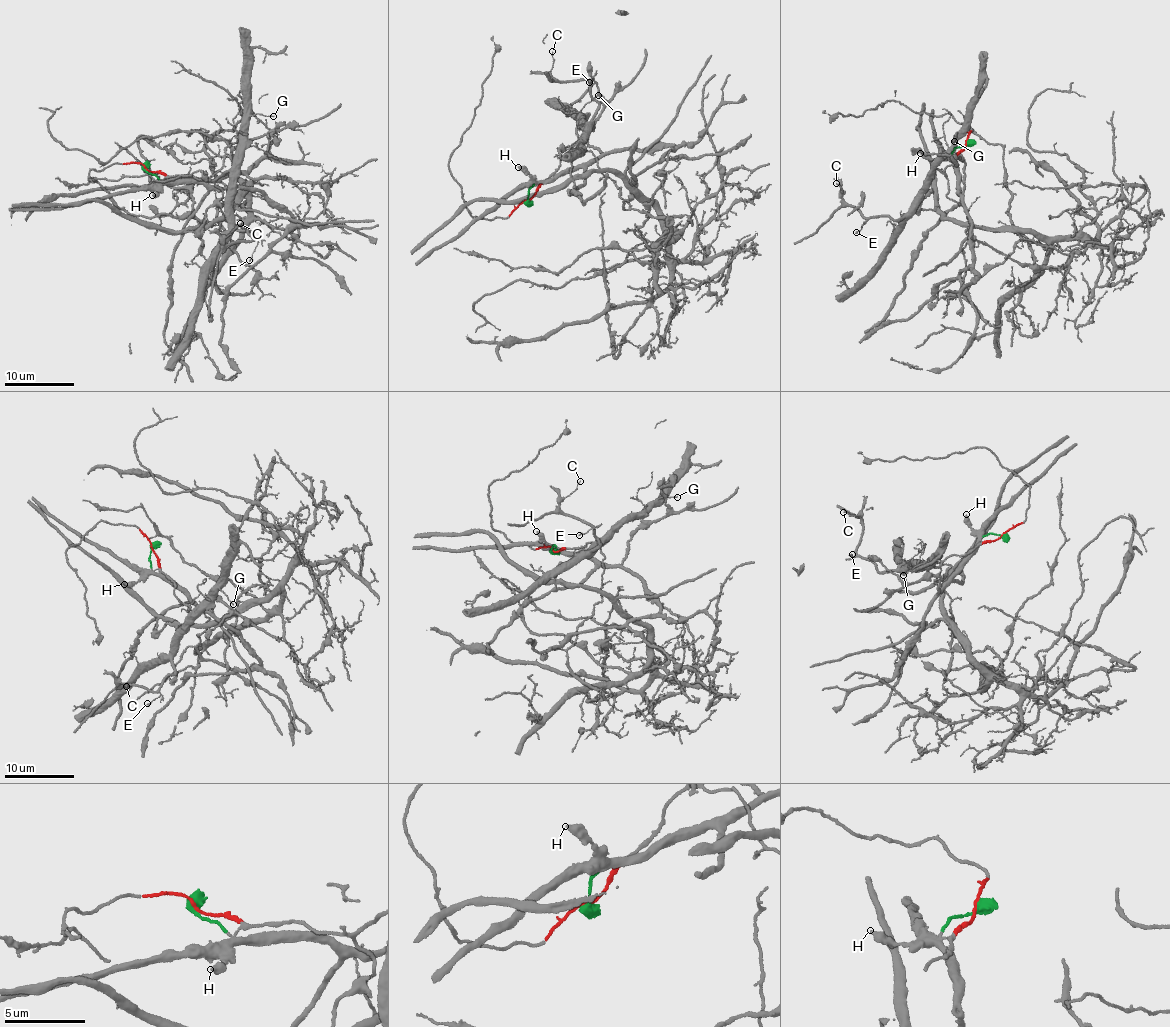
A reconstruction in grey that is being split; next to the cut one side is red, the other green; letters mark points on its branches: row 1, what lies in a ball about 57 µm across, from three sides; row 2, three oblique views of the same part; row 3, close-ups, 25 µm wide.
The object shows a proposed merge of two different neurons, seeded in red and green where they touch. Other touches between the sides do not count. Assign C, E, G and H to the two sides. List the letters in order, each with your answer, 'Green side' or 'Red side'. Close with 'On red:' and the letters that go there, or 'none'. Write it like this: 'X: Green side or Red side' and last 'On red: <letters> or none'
C: Red side
E: Red side
G: Red side
H: Green side
On red: C, E, G

